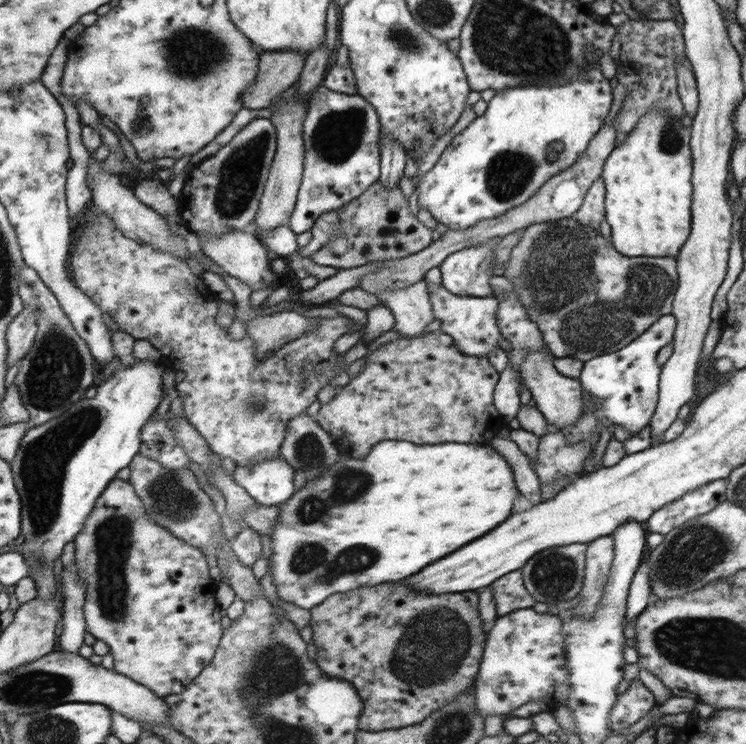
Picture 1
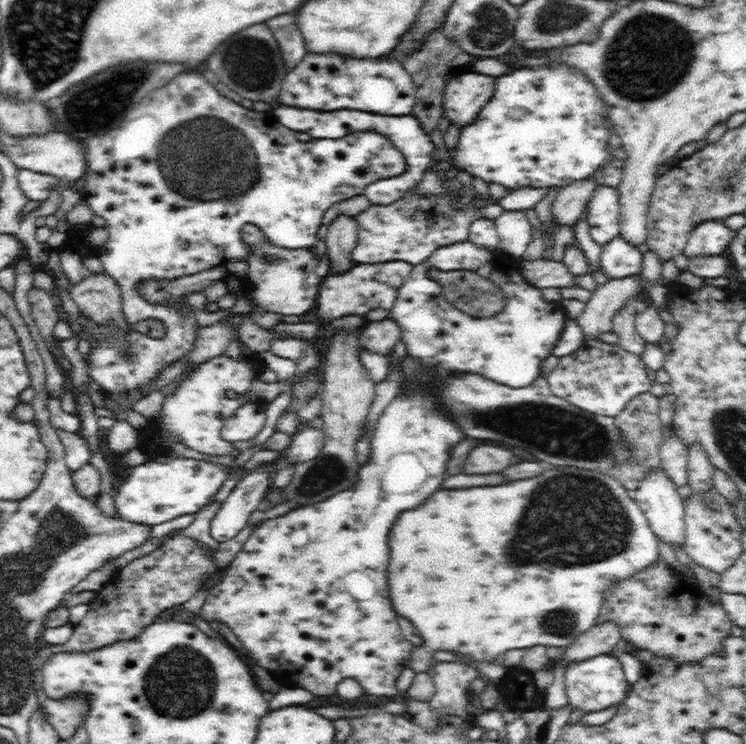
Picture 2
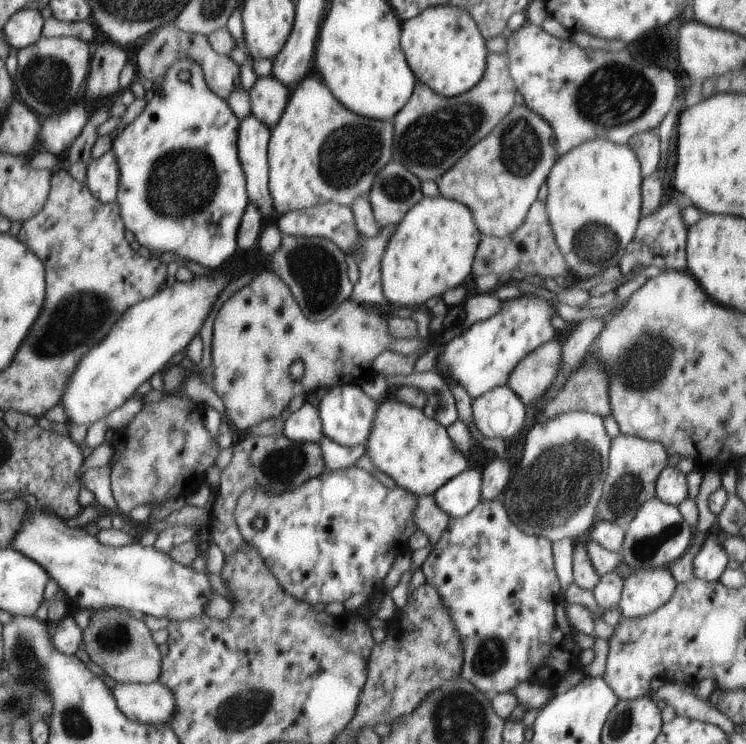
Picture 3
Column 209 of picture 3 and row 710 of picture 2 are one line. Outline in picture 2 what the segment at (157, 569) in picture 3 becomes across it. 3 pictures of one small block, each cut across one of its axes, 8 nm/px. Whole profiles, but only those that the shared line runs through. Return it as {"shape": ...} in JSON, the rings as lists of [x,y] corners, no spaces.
{"shape":[[[600,654],[595,658],[576,662],[566,666],[565,693],[568,695],[569,705],[576,710],[590,713],[617,706],[627,697],[630,684],[624,677],[622,664],[612,654]]]}

